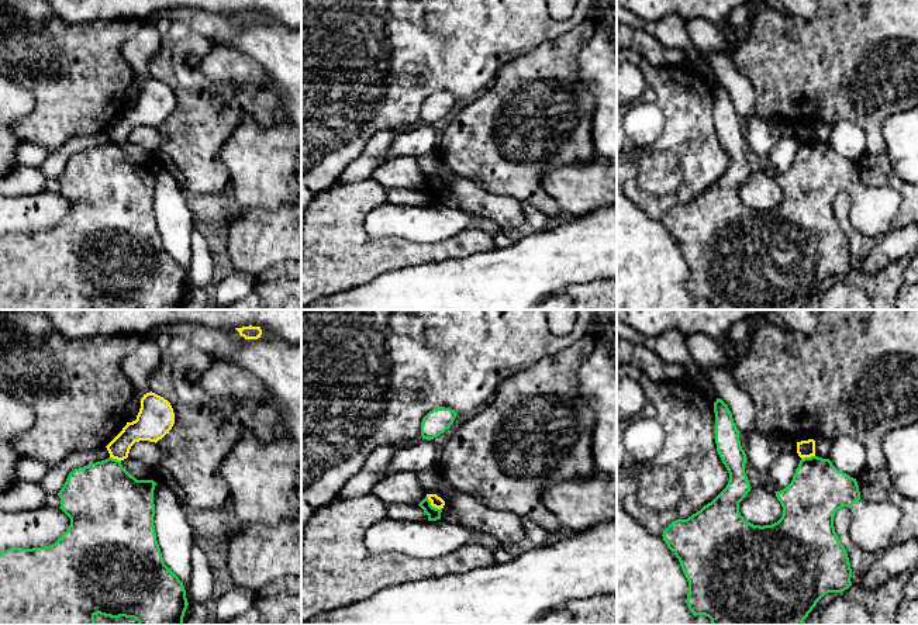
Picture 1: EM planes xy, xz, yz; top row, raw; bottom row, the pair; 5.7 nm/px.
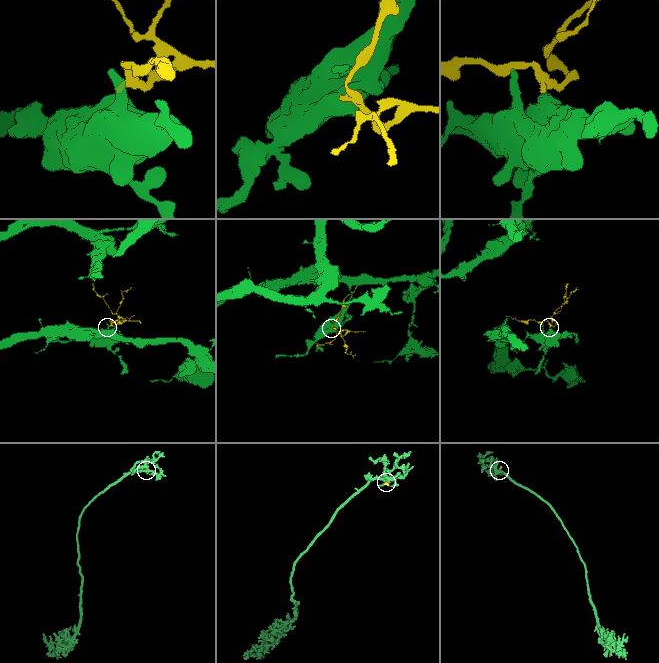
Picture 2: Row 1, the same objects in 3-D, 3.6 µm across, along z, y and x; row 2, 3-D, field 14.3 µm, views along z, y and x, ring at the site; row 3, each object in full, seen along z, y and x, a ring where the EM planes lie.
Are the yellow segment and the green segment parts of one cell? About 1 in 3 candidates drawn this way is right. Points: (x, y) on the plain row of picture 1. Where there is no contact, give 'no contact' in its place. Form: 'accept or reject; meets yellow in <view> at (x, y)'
reject; meets yellow in xz at (432, 190)

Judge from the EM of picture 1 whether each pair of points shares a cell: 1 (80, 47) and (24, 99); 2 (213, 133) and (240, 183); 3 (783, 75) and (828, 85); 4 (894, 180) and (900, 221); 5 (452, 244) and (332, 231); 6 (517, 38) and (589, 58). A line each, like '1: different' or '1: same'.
1: different
2: different
3: same
4: same
5: same
6: different

